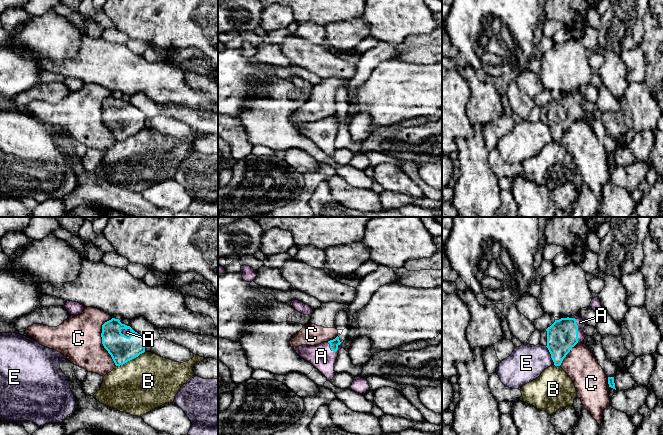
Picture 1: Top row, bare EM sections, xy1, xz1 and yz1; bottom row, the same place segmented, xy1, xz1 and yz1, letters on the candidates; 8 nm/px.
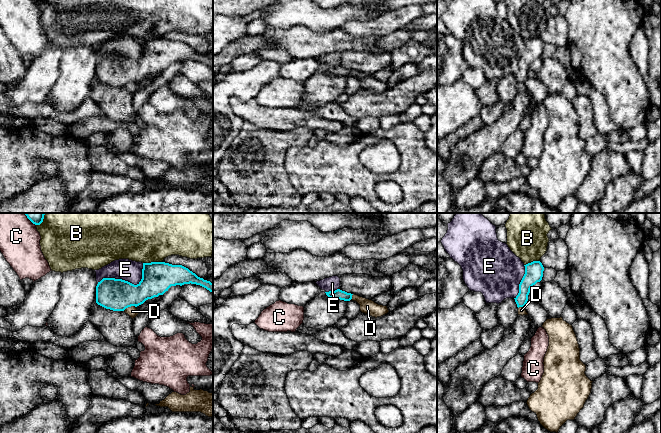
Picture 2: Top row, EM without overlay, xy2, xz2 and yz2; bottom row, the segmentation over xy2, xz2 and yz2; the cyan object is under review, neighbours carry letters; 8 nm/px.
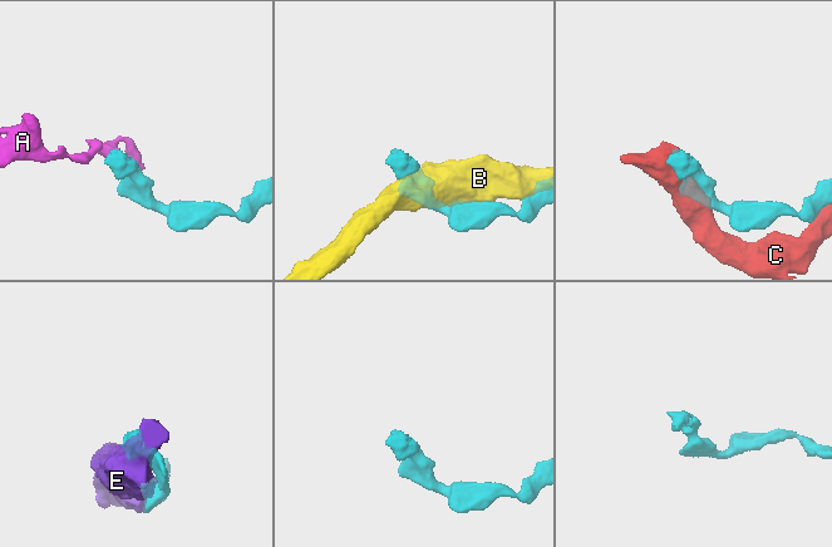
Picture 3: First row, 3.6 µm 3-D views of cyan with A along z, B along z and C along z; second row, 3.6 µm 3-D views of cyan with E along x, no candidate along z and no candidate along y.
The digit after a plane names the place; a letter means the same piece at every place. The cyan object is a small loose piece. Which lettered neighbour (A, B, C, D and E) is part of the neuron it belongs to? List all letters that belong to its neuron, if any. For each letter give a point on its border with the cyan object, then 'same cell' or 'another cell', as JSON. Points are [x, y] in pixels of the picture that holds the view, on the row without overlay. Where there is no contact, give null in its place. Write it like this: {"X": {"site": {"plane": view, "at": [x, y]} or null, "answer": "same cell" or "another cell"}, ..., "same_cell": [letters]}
{"A": {"site": {"plane": "yz1", "at": [577, 103]}, "answer": "same cell"}, "B": {"site": {"plane": "xy1", "at": [130, 135]}, "answer": "another cell"}, "C": {"site": {"plane": "xy1", "at": [102, 117]}, "answer": "another cell"}, "D": {"site": {"plane": "xy2", "at": [129, 82]}, "answer": "another cell"}, "E": {"site": {"plane": "xy2", "at": [127, 57]}, "answer": "another cell"}, "same_cell": ["A"]}

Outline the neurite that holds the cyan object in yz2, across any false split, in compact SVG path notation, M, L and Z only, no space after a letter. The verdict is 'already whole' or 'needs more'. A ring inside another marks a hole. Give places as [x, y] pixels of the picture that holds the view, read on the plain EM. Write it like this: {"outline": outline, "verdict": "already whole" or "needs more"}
{"outline": "M533 37L524 42L525 50L519 60L519 69L514 74L518 84L525 83L531 63L542 56L544 47L540 37Z", "verdict": "already whole"}

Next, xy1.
{"outline": "M112 94L102 101L102 120L116 142L123 141L145 128L146 116L130 102Z", "verdict": "needs more"}

